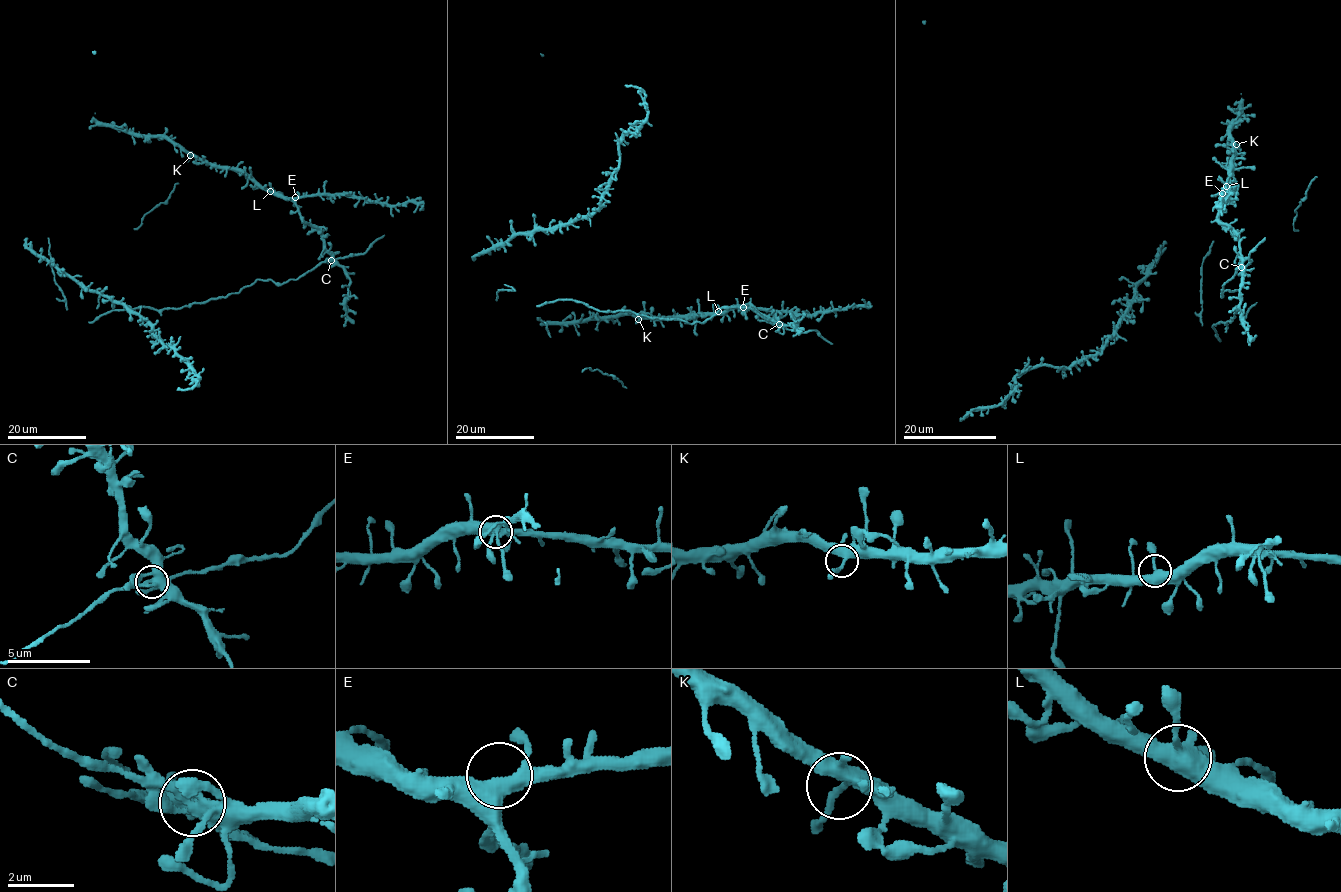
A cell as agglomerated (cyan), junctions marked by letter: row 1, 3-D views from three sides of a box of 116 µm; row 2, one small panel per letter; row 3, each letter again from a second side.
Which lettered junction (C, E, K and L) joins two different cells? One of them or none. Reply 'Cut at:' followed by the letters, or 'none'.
Cut at: none

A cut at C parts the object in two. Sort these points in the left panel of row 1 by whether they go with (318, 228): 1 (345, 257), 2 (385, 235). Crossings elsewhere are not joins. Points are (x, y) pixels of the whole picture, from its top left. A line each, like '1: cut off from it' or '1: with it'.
1: cut off from it
2: cut off from it

